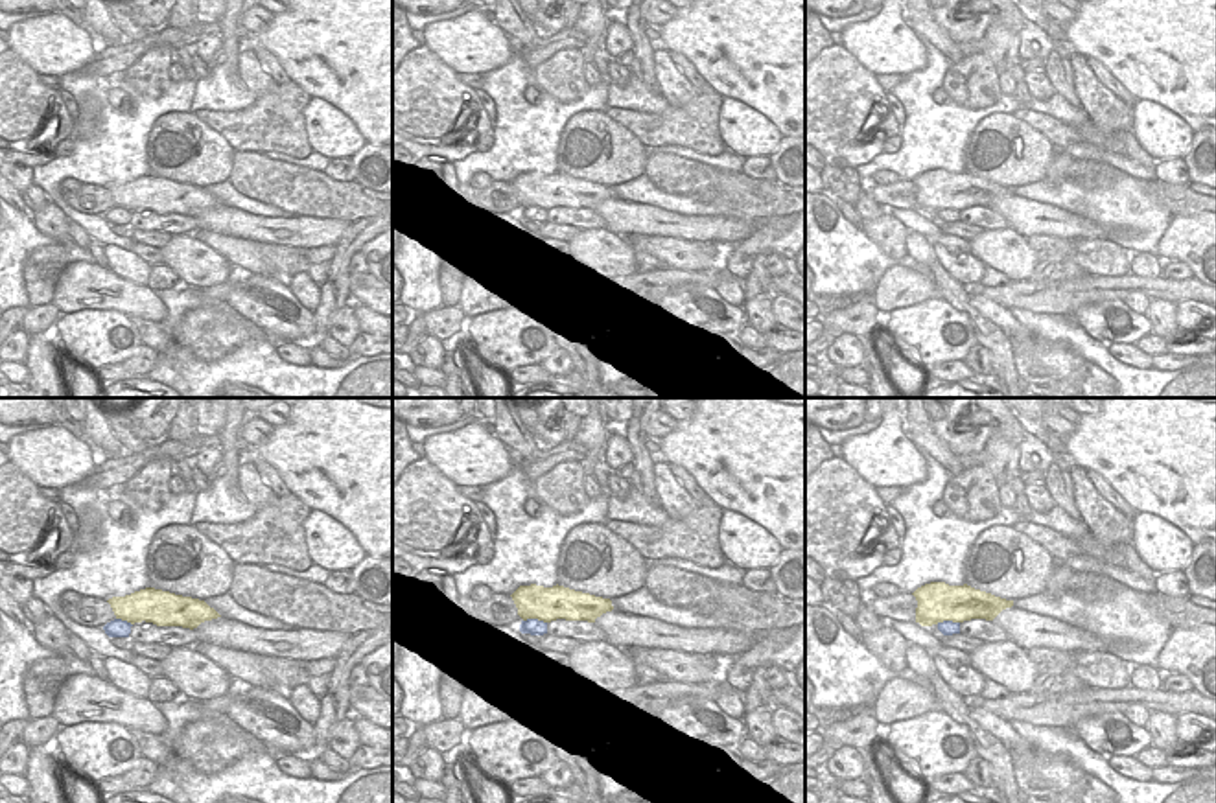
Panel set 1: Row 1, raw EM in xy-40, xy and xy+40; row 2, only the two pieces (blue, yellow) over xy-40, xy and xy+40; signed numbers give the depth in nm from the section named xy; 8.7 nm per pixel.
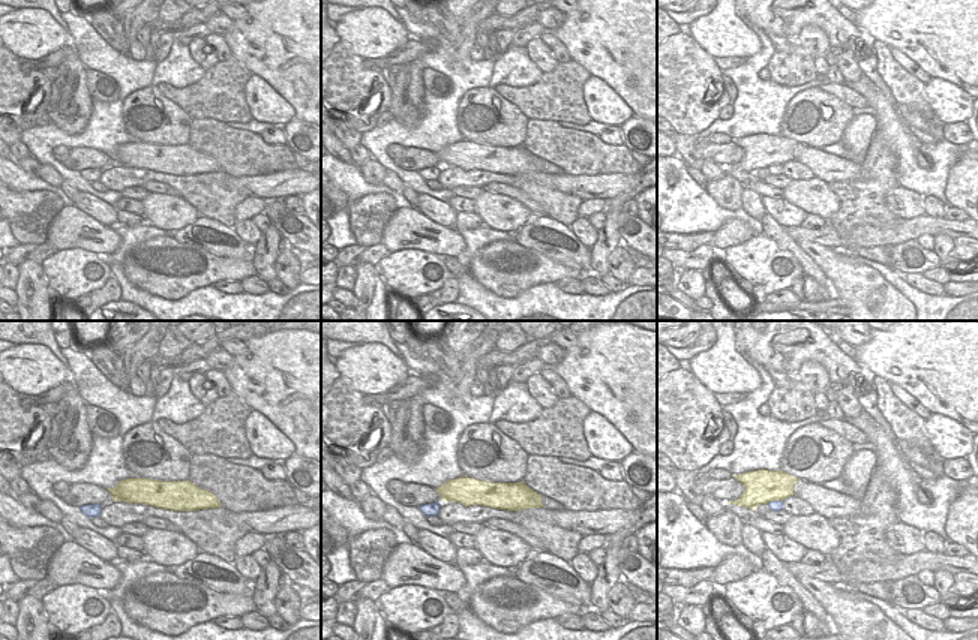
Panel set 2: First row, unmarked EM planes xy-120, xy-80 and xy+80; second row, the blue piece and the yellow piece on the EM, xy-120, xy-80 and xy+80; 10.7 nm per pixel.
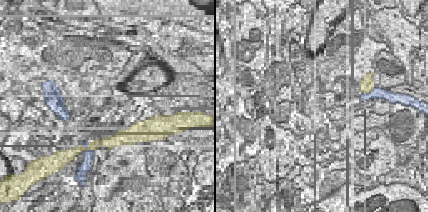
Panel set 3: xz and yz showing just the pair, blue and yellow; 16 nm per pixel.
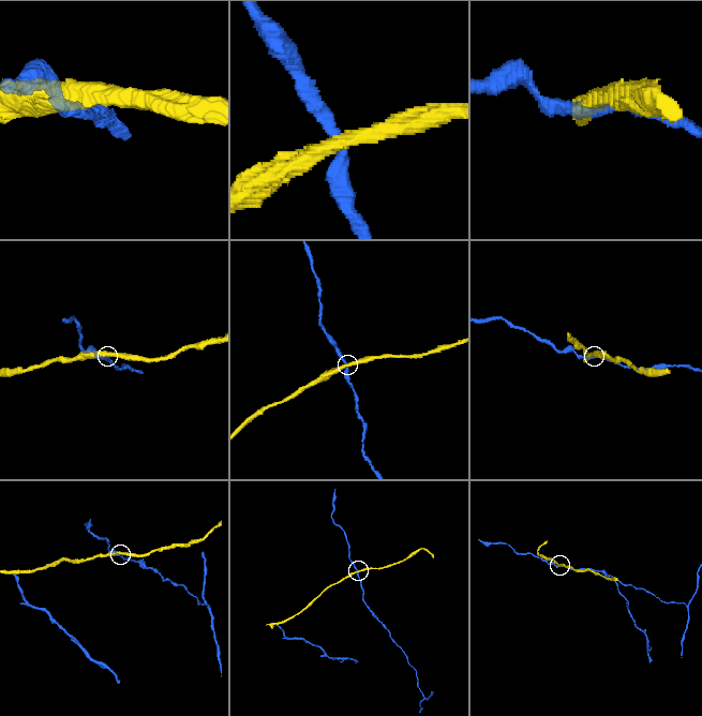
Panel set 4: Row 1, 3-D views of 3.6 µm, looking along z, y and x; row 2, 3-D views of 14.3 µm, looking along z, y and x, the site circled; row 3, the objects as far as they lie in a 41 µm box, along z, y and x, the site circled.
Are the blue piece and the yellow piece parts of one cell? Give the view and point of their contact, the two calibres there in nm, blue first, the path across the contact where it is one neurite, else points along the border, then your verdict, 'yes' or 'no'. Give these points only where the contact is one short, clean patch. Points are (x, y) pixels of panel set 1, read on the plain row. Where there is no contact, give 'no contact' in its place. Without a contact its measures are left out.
xy (535, 207) | 140/300 nm | no

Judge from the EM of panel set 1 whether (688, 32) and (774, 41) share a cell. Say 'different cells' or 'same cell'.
same cell

